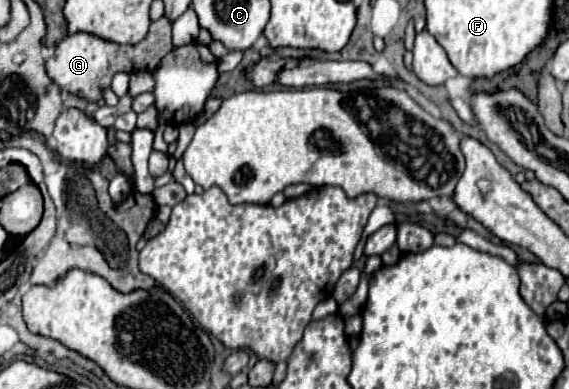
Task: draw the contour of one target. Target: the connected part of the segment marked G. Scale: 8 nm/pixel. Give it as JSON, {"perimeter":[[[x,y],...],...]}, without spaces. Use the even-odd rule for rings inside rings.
{"perimeter":[[[160,17],[158,21],[152,21],[146,39],[142,39],[138,45],[118,45],[114,41],[106,41],[102,37],[82,31],[68,35],[56,45],[54,57],[46,61],[46,71],[60,89],[66,89],[88,101],[96,101],[100,99],[100,89],[110,87],[114,73],[128,69],[148,69],[148,71],[154,69],[154,65],[174,47],[170,29],[172,29],[170,19]]]}

